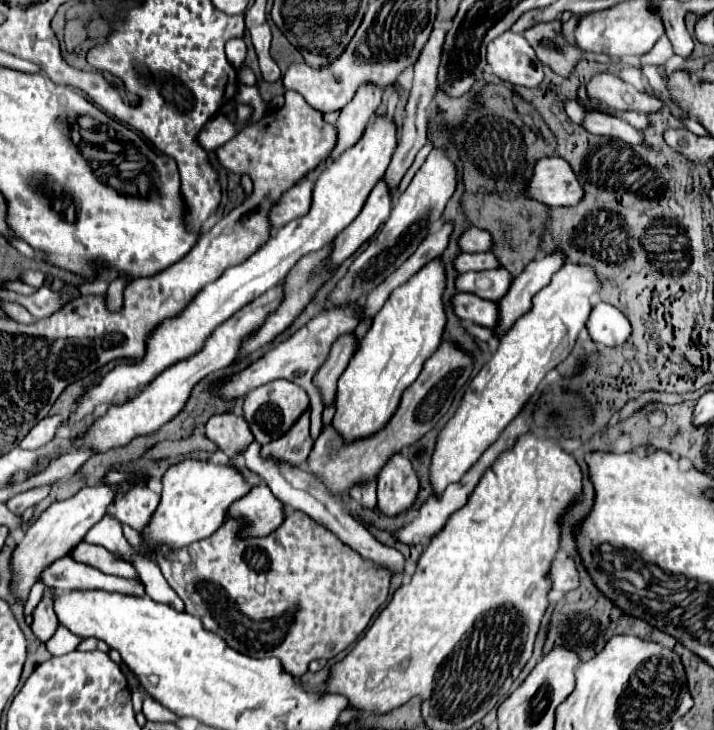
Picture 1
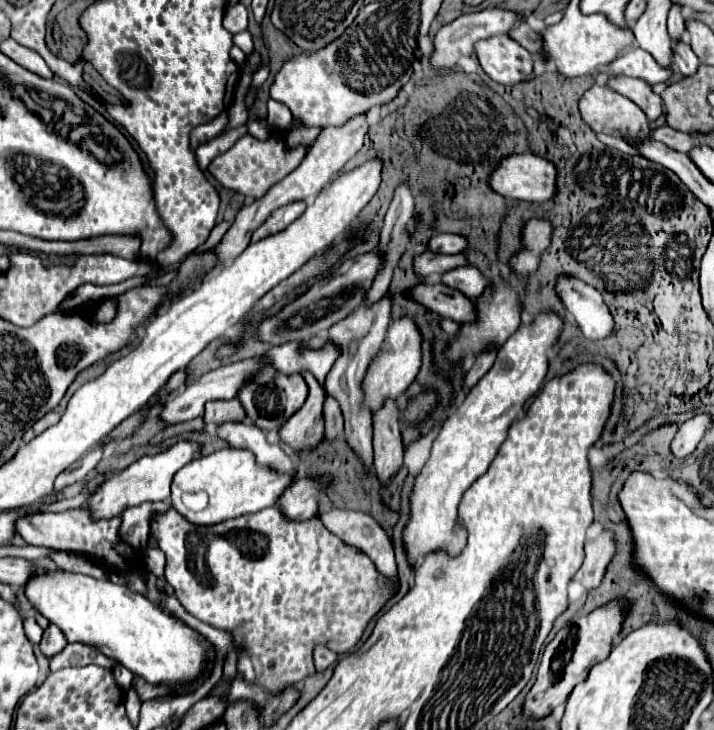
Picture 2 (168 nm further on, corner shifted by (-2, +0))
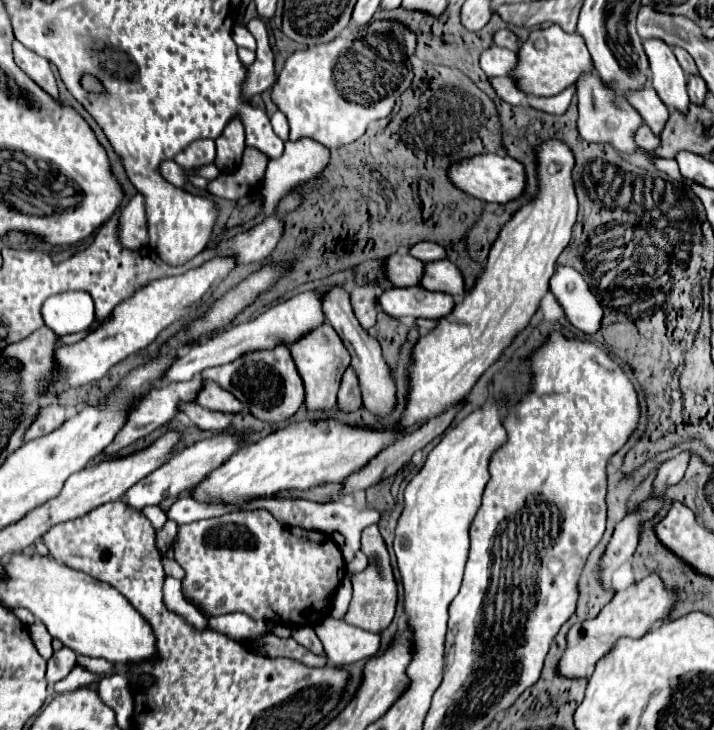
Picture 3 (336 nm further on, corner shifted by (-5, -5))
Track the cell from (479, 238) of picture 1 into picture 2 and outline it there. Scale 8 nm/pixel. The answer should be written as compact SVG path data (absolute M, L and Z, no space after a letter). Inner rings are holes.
M435 233L431 237L431 241L427 243L429 251L433 253L443 253L443 255L455 255L461 253L467 245L467 239L463 239L461 235L449 235L449 233Z

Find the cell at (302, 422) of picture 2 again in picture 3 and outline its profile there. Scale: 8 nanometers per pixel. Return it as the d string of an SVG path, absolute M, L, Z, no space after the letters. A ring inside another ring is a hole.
M324 324L324 328L316 328L316 332L310 332L308 336L304 336L304 340L298 340L296 344L292 344L290 352L292 352L294 364L300 370L300 376L304 380L306 410L308 412L320 410L320 412L330 414L330 410L336 406L336 392L340 388L340 378L342 378L344 370L350 366L350 356L348 356L348 350L344 348L340 336L336 334L336 330L330 324Z

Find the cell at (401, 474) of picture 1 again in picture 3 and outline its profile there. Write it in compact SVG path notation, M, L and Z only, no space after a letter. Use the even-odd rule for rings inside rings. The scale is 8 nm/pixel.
M332 286L332 296L328 296L328 300L324 300L324 316L326 320L330 320L332 328L338 332L338 336L342 338L346 350L352 356L350 368L356 372L358 384L360 384L360 392L362 392L362 402L364 408L368 412L372 412L378 418L386 418L394 412L396 408L396 386L394 380L390 376L390 368L382 356L382 348L378 344L376 338L372 338L356 320L352 306L350 306L350 296L344 290L344 286Z

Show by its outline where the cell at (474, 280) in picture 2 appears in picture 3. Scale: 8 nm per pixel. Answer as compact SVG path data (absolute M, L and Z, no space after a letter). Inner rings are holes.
M450 260L426 264L424 270L426 270L424 280L420 282L424 288L436 290L436 292L446 292L456 298L462 298L466 294L464 292L464 276L458 270L458 266L452 264Z

